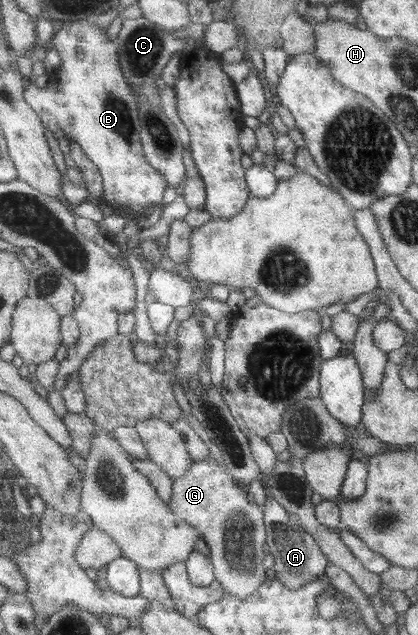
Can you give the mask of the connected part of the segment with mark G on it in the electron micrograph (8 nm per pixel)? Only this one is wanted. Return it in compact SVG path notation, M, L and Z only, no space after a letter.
M196 459L191 462L182 478L173 479L168 508L200 533L209 548L214 580L231 597L243 600L266 579L261 549L264 543L262 507L248 501L247 492L237 486L223 464Z

